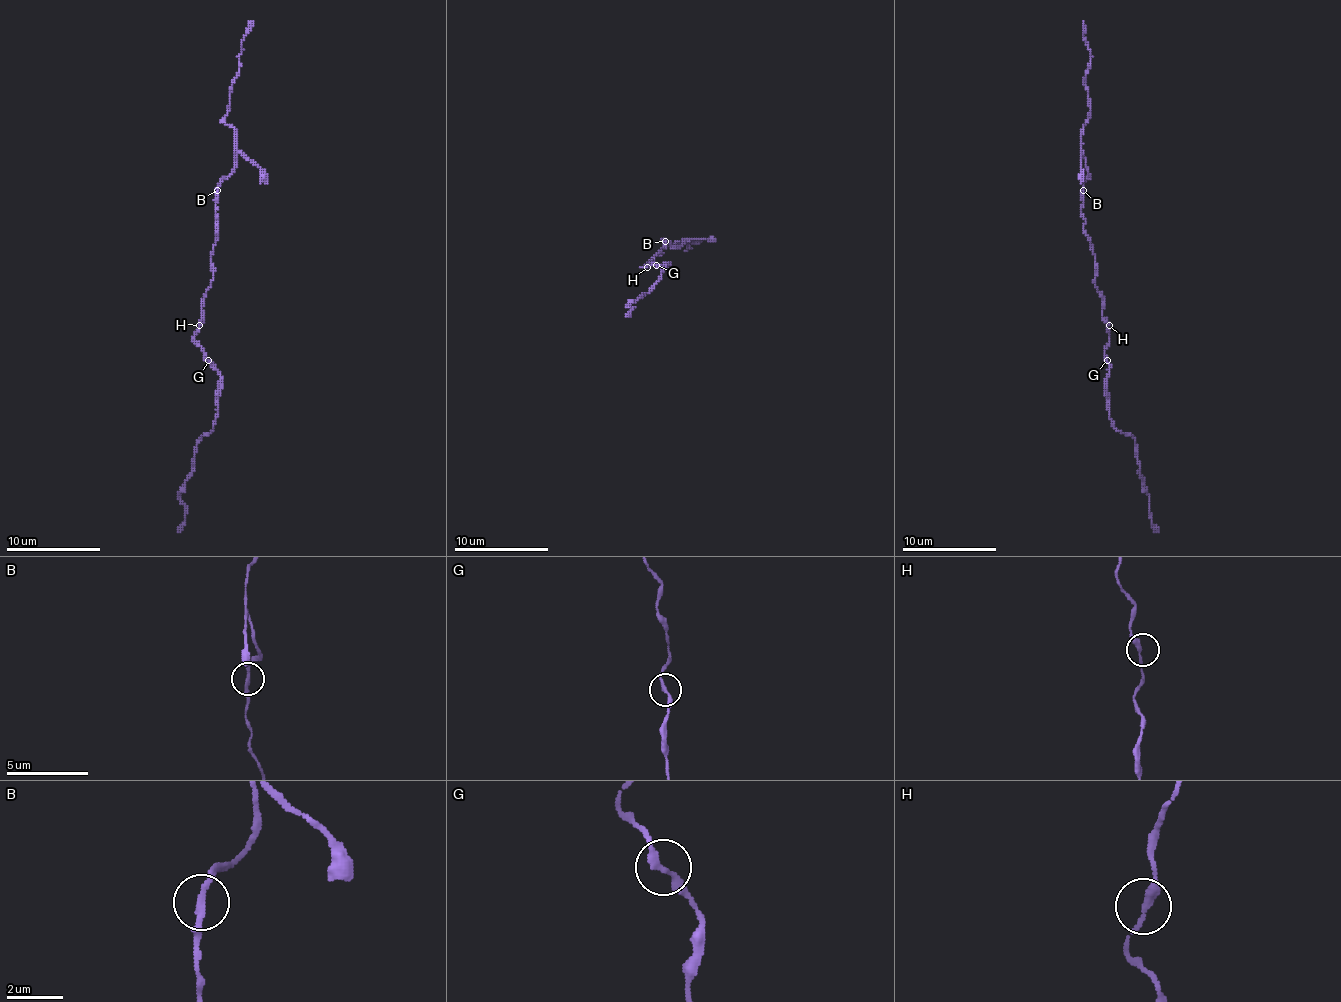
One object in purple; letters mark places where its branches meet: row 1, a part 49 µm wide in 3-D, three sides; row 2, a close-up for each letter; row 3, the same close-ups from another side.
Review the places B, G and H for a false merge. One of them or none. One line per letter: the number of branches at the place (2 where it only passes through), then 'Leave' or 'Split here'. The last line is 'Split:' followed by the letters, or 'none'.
B: Branches: 2. Split here
G: Branches: 2. Leave
H: Branches: 2. Leave
Split: B

